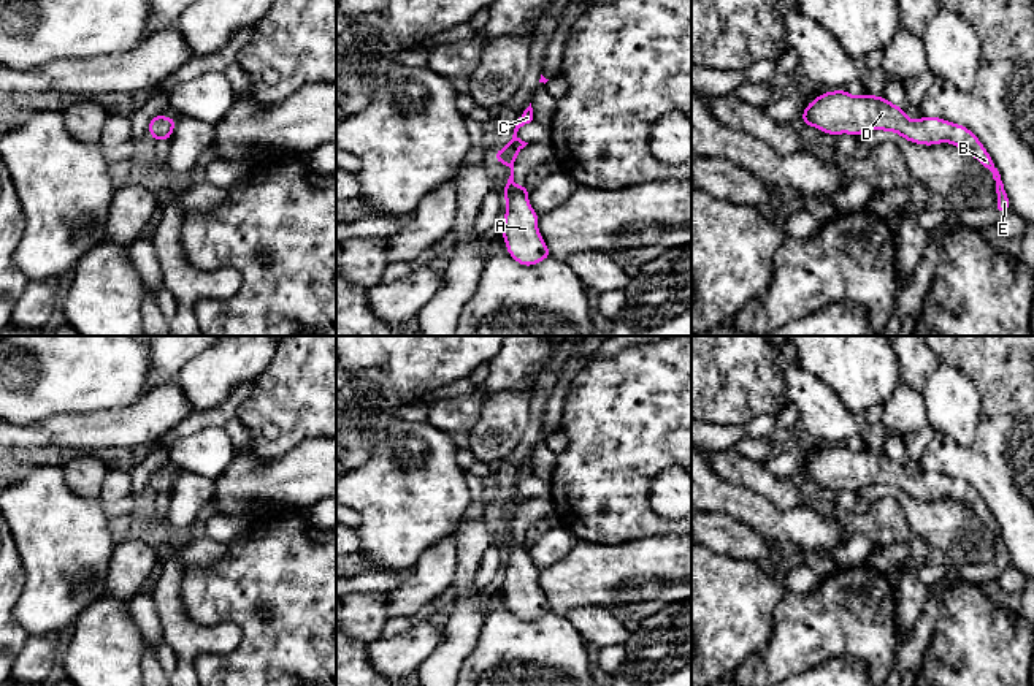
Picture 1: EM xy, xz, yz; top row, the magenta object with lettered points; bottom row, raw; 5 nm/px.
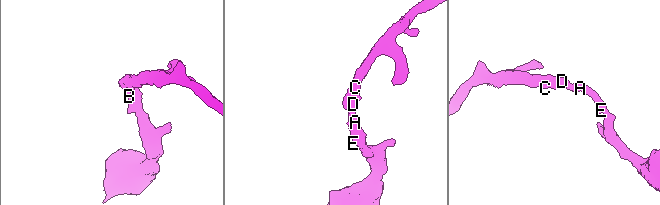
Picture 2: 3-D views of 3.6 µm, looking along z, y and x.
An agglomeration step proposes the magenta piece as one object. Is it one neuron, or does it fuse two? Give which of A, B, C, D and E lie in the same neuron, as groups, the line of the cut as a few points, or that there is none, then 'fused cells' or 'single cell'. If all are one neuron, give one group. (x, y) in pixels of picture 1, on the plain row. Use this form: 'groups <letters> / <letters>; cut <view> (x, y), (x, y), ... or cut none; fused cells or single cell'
groups A B C D E; cut none; single cell

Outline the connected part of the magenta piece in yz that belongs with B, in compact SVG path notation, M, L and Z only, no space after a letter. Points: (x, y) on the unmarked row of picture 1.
M845 444L818 450L804 463L801 477L833 491L848 488L858 493L864 486L883 485L923 501L950 497L972 509L993 529L998 548L994 564L1001 570L1010 564L1009 550L991 510L975 488L964 480L934 471L910 475L904 463L890 458L885 452L866 447L853 452Z

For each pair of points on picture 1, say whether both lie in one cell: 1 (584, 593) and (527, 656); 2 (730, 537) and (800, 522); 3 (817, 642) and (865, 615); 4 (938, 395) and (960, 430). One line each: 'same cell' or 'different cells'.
1: different cells
2: different cells
3: same cell
4: same cell

